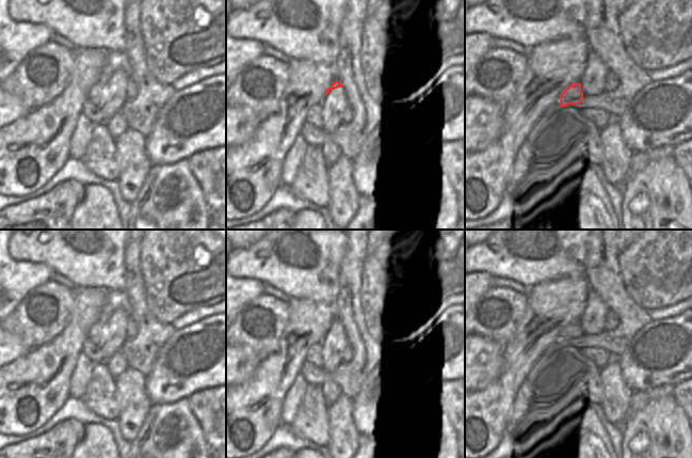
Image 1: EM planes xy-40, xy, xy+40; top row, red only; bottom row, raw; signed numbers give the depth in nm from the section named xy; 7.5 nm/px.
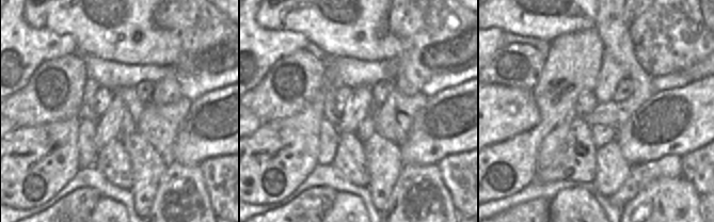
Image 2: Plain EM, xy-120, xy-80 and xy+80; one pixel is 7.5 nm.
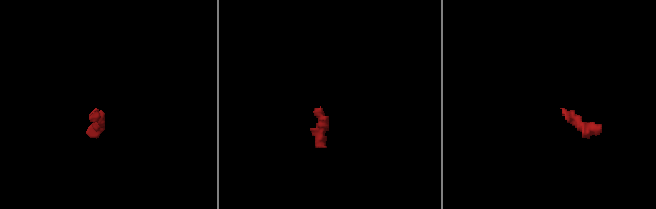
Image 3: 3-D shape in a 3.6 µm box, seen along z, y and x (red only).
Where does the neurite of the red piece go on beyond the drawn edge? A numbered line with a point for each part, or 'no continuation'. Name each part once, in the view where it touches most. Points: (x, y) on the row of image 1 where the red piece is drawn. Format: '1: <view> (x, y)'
1: xy (336, 97)

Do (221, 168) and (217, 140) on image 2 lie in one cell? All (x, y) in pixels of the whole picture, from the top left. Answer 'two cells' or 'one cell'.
two cells

